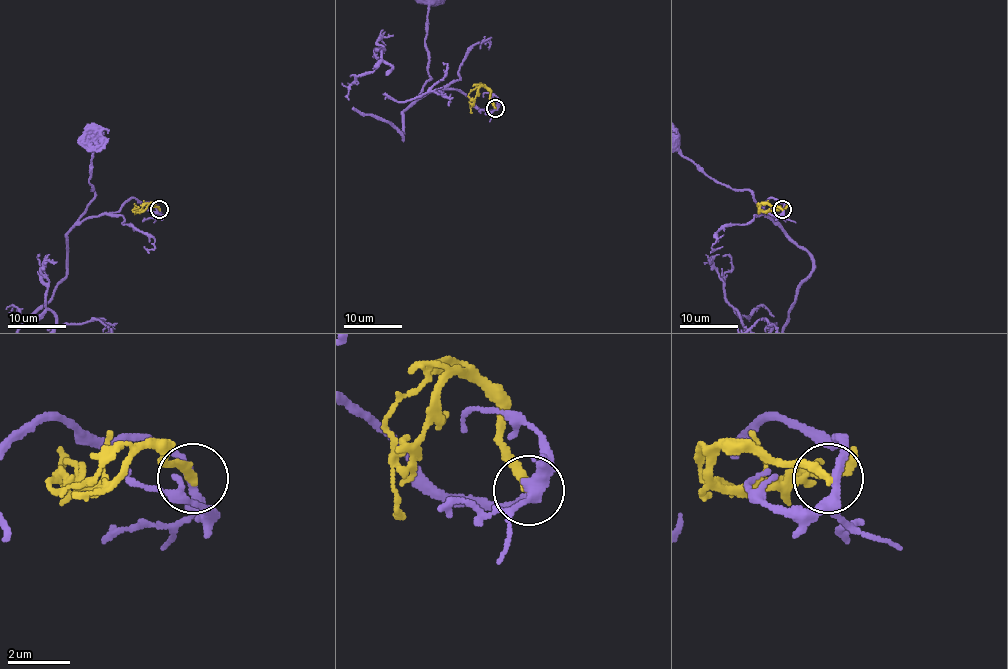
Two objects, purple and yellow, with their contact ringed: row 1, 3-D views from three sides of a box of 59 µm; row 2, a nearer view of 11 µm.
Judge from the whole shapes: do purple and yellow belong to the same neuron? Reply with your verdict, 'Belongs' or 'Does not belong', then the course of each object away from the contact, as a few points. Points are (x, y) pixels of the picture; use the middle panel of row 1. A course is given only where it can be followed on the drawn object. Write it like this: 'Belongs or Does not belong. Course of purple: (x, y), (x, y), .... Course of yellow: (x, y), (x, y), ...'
Does not belong. Course of purple: (495, 109), (479, 109), (460, 91), (436, 90), (418, 97), (430, 79). Course of yellow: (495, 107), (490, 91), (482, 85), (469, 112)

